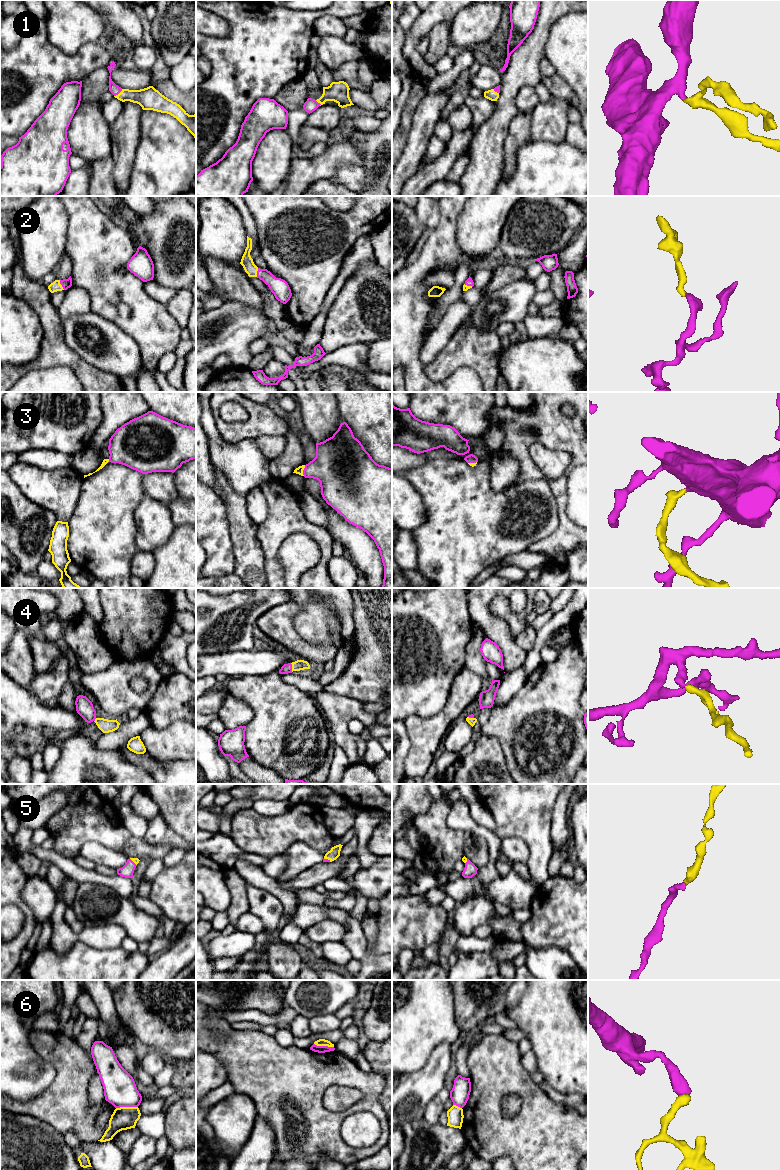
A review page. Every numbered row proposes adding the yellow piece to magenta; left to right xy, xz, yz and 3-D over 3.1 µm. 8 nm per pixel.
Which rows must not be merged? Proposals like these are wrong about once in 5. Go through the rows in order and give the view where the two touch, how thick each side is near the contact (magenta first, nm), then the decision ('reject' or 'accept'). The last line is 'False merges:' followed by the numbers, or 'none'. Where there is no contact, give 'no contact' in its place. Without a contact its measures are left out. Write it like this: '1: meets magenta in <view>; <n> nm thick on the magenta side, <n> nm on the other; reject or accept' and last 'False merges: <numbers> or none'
1: meets magenta in xy; 80 nm thick on the magenta side, 180 nm on the other; accept
2: meets magenta in xy; 80 nm thick on the magenta side, 80 nm on the other; accept
3: meets magenta in xz; 340 nm thick on the magenta side, 60 nm on the other; accept
4: meets magenta in xz; 80 nm thick on the magenta side, 90 nm on the other; accept
5: meets magenta in xz; 30 nm thick on the magenta side, 90 nm on the other; accept
6: meets magenta in xy; 260 nm thick on the magenta side, 190 nm on the other; reject
False merges: 6

